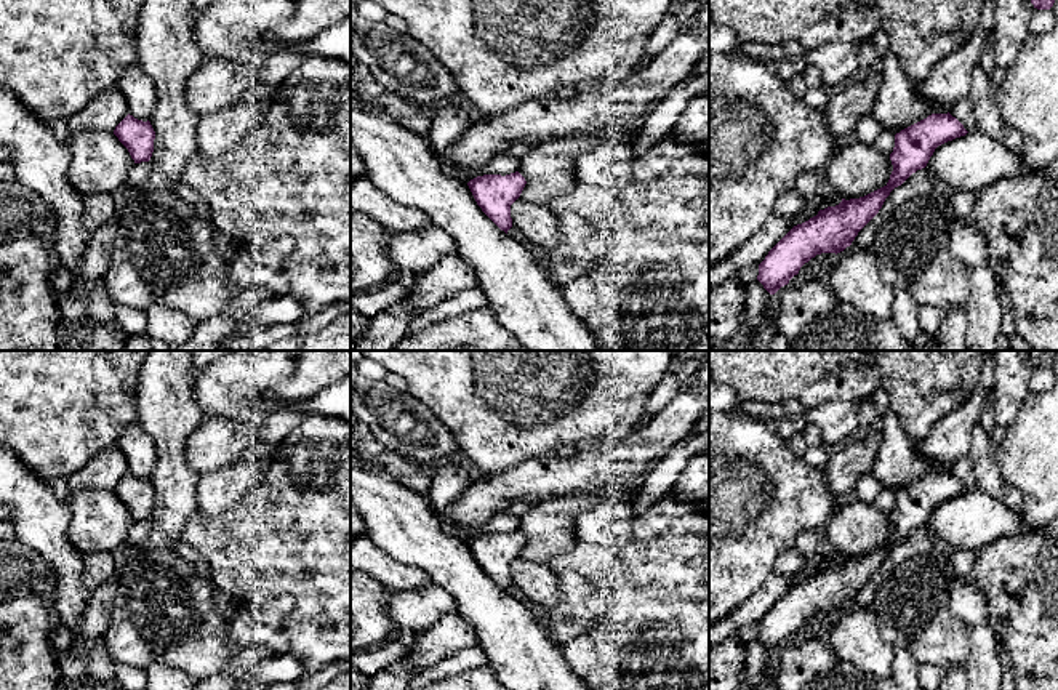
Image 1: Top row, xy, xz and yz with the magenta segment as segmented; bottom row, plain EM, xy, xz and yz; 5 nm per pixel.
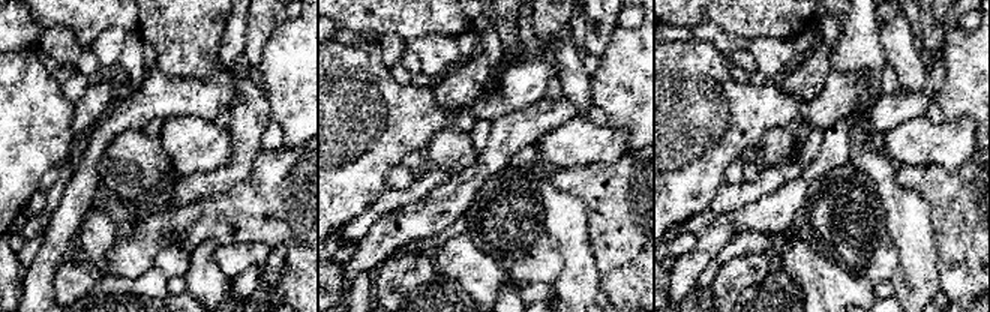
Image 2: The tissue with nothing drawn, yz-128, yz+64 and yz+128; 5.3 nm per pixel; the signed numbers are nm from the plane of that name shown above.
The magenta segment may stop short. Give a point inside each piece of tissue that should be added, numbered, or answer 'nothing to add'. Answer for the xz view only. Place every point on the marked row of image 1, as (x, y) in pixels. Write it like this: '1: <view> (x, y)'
nothing to add

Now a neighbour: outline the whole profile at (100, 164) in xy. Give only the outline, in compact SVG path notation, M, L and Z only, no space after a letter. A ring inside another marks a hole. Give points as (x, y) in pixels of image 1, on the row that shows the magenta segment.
M114 131L69 133L69 183L83 195L112 194L125 186L134 165Z

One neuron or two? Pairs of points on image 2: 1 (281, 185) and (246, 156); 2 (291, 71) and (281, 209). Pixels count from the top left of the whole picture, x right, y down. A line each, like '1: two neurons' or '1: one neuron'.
1: two neurons
2: two neurons

